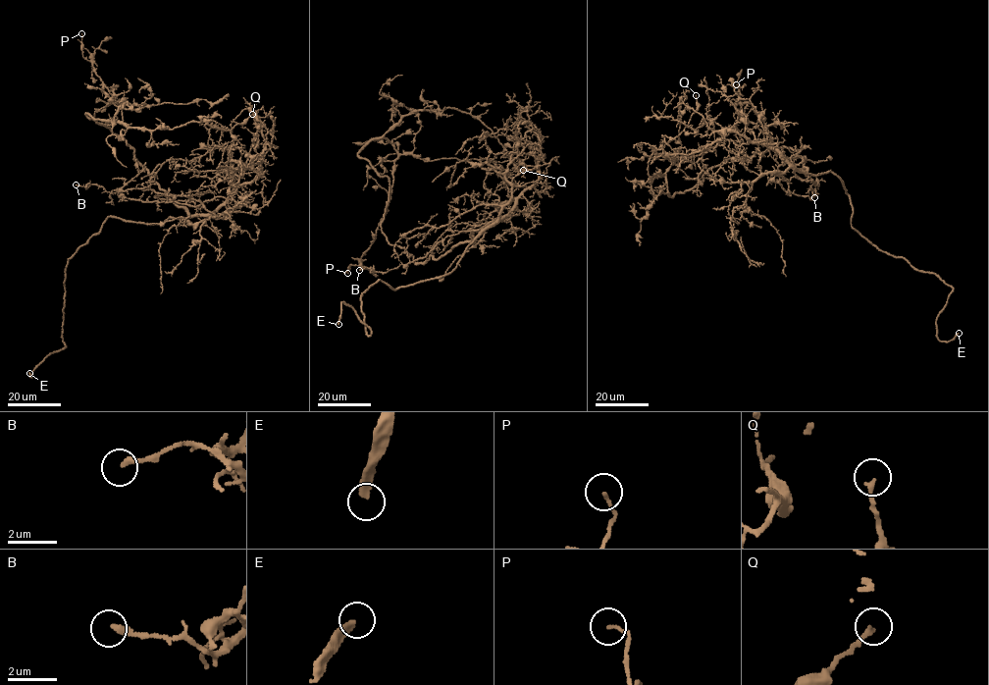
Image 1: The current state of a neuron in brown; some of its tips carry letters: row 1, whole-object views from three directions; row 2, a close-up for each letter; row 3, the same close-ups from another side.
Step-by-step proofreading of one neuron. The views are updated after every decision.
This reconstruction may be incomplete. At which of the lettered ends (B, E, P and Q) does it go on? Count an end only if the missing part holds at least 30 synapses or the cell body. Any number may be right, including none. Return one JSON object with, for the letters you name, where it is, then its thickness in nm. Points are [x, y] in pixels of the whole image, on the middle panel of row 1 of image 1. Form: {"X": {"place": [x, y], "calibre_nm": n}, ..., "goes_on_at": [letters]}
{"E": {"place": [338, 324], "calibre_nm": 320}, "goes_on_at": ["E"]}

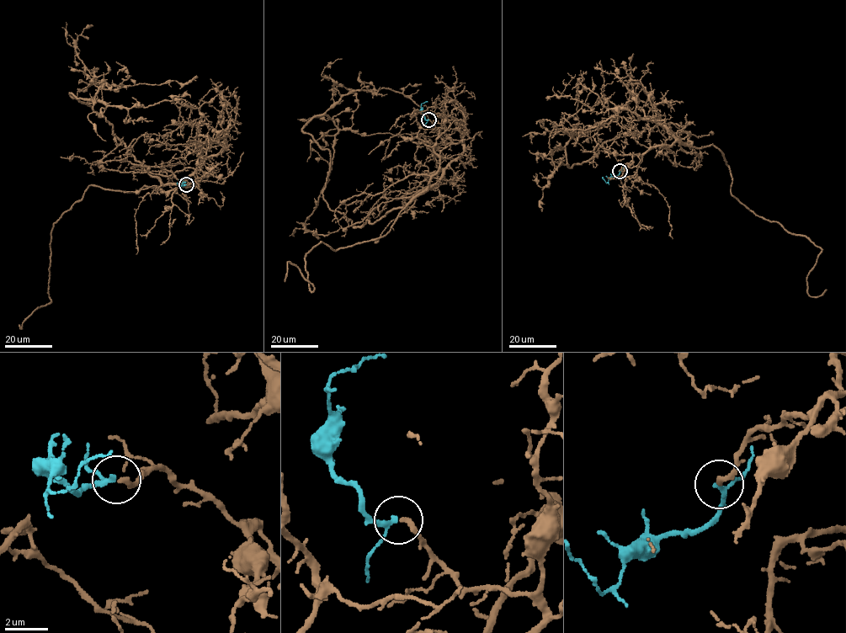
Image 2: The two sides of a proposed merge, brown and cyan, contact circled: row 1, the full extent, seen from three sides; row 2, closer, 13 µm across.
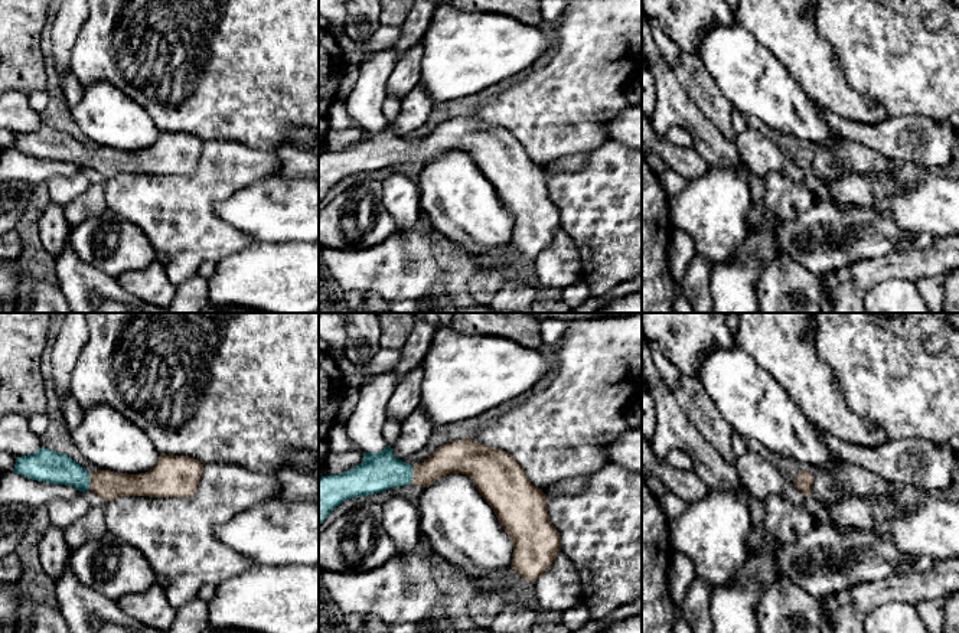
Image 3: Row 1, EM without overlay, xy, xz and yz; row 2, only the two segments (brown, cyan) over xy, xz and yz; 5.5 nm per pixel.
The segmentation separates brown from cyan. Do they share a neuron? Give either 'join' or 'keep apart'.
join

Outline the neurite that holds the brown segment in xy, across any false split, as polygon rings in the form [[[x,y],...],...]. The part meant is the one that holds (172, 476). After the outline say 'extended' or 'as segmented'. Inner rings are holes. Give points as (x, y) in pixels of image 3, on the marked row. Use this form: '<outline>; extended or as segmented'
[[[42,447],[36,453],[16,457],[13,472],[37,482],[74,486],[79,492],[91,490],[102,500],[111,502],[124,496],[193,496],[203,464],[189,456],[160,454],[156,466],[146,473],[88,473],[66,454]]]; extended

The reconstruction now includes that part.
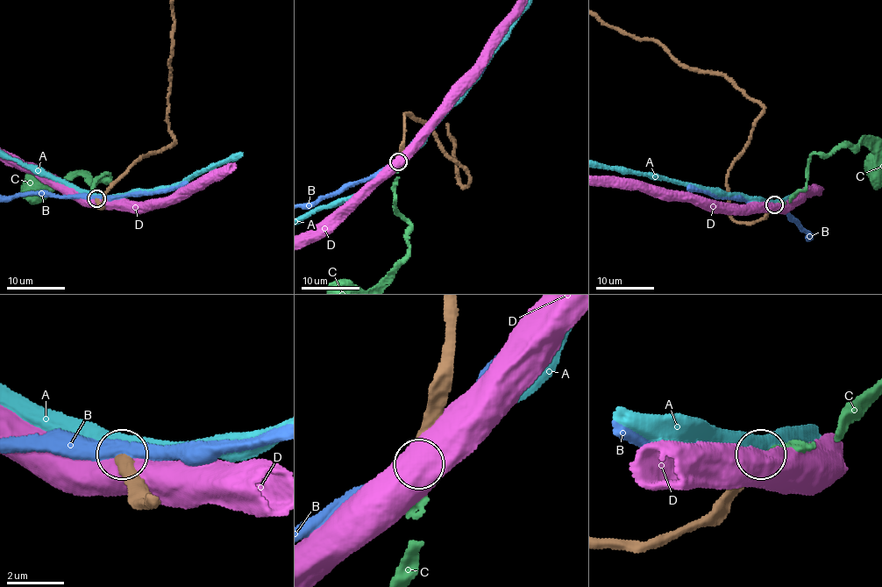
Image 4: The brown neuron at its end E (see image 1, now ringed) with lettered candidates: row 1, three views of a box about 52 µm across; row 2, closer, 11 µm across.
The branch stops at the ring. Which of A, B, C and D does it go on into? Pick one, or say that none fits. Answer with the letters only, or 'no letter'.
C

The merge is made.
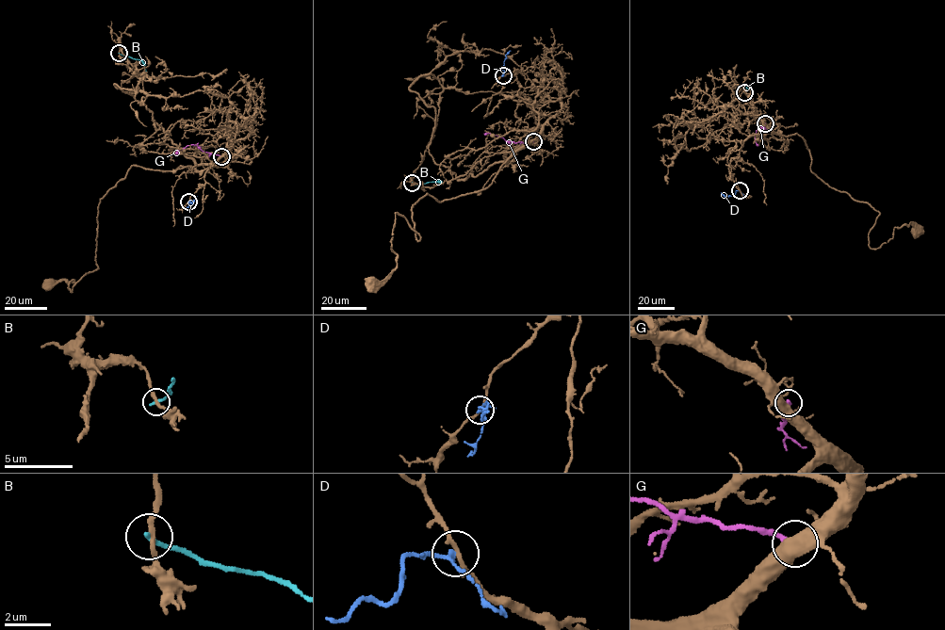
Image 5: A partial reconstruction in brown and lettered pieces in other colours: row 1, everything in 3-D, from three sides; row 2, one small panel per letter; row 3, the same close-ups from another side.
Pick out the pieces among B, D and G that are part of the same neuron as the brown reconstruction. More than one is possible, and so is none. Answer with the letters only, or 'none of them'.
none of them

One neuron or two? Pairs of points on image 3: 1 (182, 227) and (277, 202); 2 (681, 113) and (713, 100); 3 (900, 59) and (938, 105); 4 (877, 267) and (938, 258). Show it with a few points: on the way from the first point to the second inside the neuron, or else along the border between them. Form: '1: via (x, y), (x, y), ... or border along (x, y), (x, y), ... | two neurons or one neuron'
1: border along (238, 188), (219, 201), (214, 211), (247, 237) | two neurons
2: border along (677, 80), (720, 131) | two neurons
3: via (912, 71), (935, 94) | one neuron
4: via (891, 266), (923, 263) | one neuron

